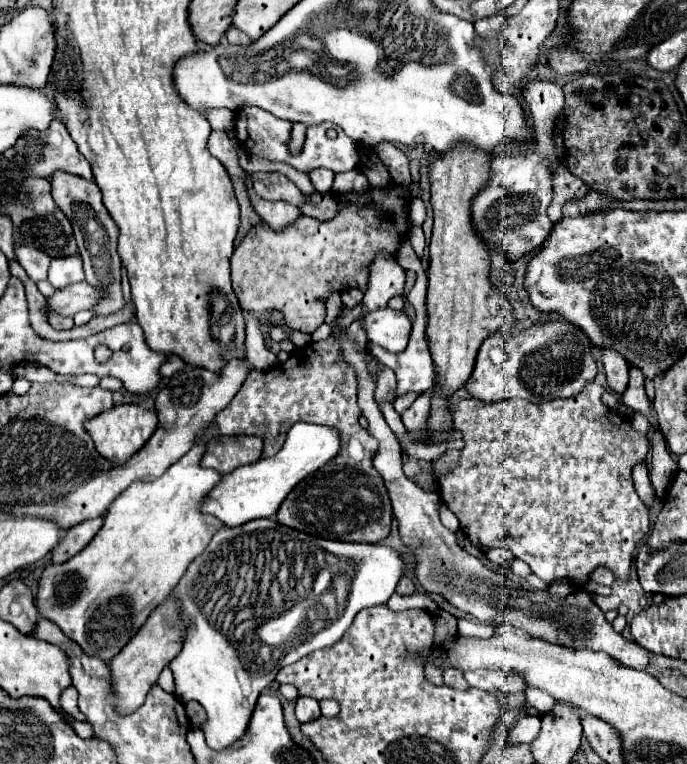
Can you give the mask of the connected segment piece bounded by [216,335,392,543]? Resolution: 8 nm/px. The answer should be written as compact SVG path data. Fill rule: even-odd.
M330 335L324 341L300 347L292 355L298 357L292 357L284 365L278 365L274 369L268 371L252 369L252 375L246 377L246 381L242 383L240 391L234 395L230 405L216 415L216 425L220 427L222 435L258 435L264 441L262 457L266 455L272 457L282 449L286 441L286 433L294 423L312 423L312 425L326 425L336 429L340 433L340 443L342 443L338 455L332 461L328 461L320 471L316 471L316 475L310 475L308 479L300 481L286 495L284 503L280 505L280 513L276 513L276 519L280 517L278 521L282 525L322 539L348 541L348 543L378 543L386 539L390 533L392 505L390 505L388 491L384 487L384 479L372 465L374 455L378 453L378 441L368 431L364 431L358 423L362 411L358 407L356 371L344 361L340 343L336 343L334 335Z

